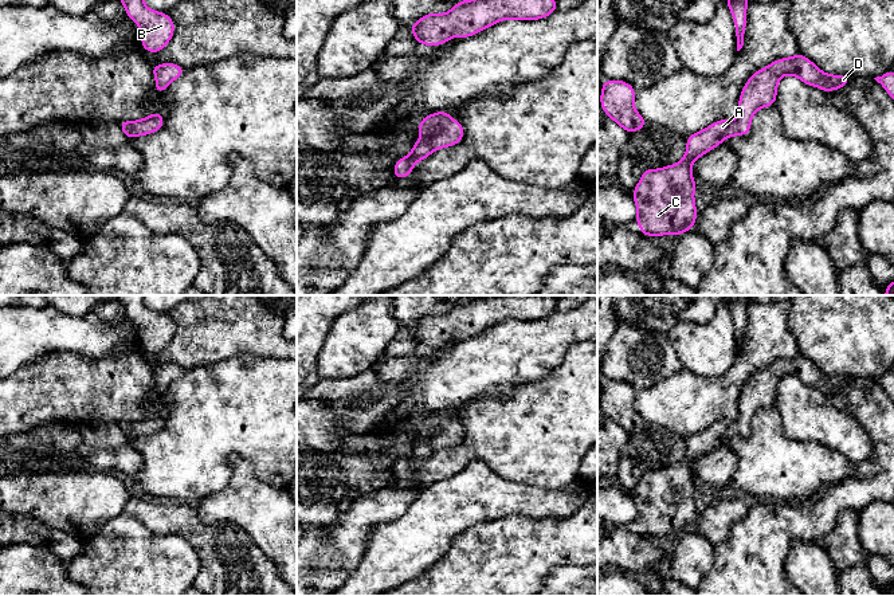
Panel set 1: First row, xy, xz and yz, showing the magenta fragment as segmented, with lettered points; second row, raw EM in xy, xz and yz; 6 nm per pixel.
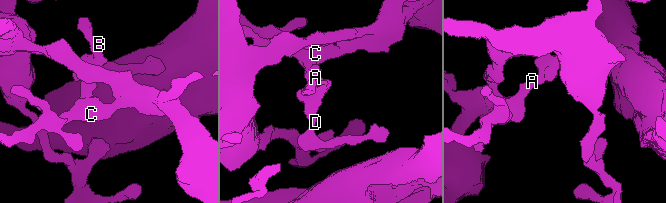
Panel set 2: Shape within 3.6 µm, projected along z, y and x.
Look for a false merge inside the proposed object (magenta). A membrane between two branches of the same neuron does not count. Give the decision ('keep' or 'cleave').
keep

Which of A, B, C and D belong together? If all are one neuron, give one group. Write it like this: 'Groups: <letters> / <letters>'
Groups: A B C D

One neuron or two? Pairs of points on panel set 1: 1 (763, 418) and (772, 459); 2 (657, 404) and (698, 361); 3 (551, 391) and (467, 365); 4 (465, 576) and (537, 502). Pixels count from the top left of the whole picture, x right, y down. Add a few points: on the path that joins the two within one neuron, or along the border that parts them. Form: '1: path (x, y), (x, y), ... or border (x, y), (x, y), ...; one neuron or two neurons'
1: path (767, 428), (767, 449); one neuron
2: border (683, 368), (701, 376), (720, 376); two neurons
3: border (553, 368), (504, 398), (495, 395); two neurons
4: border (555, 517), (506, 514), (493, 521); two neurons

